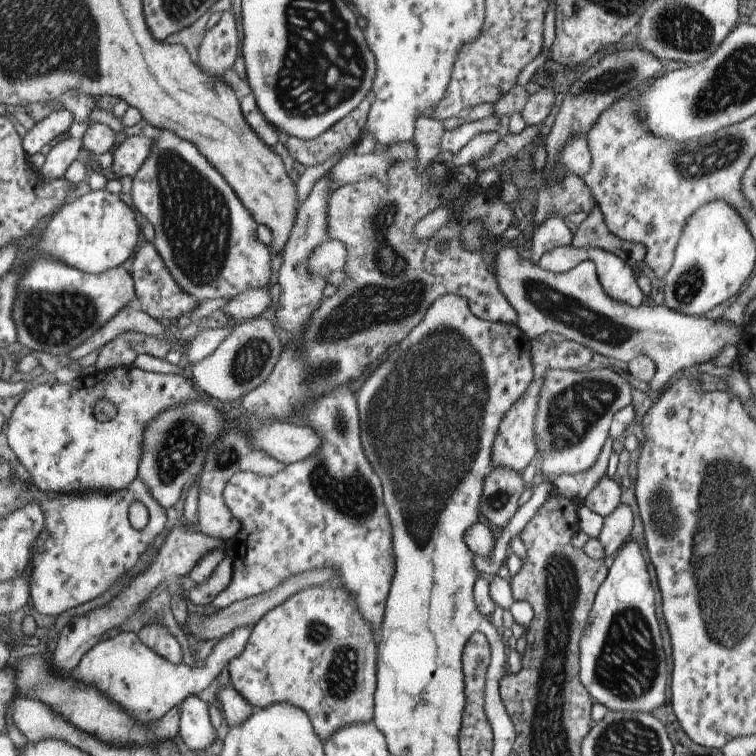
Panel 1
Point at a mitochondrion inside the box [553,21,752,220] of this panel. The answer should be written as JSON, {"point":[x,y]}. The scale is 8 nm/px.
{"point":[716,155]}

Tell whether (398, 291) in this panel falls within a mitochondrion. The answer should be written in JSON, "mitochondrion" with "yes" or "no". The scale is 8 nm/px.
{"mitochondrion":"yes"}

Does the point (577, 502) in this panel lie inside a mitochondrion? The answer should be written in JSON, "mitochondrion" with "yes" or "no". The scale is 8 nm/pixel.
{"mitochondrion":"no"}

